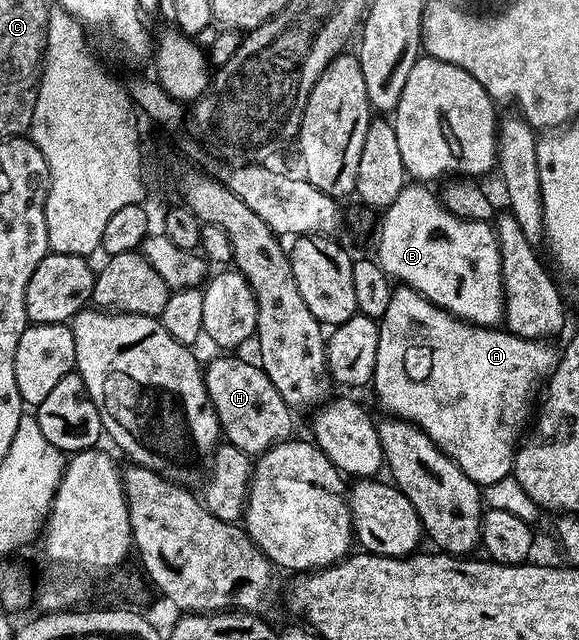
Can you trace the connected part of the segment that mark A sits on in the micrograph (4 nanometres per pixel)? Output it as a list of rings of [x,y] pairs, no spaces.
[[[403,284],[397,285],[391,291],[386,312],[378,321],[380,324],[378,353],[375,360],[372,389],[374,388],[379,404],[386,410],[384,412],[393,417],[401,418],[404,421],[413,422],[421,430],[424,430],[434,440],[436,446],[444,454],[454,459],[455,463],[462,468],[462,472],[469,476],[470,480],[474,480],[478,486],[482,488],[492,486],[498,480],[509,477],[512,471],[517,444],[521,439],[523,430],[531,419],[540,391],[545,387],[548,378],[557,366],[559,349],[557,347],[554,348],[552,346],[554,344],[545,339],[518,337],[504,328],[476,326],[471,322],[464,322],[446,312],[440,306],[435,305],[432,301],[426,300],[416,289],[410,289],[409,286]]]

